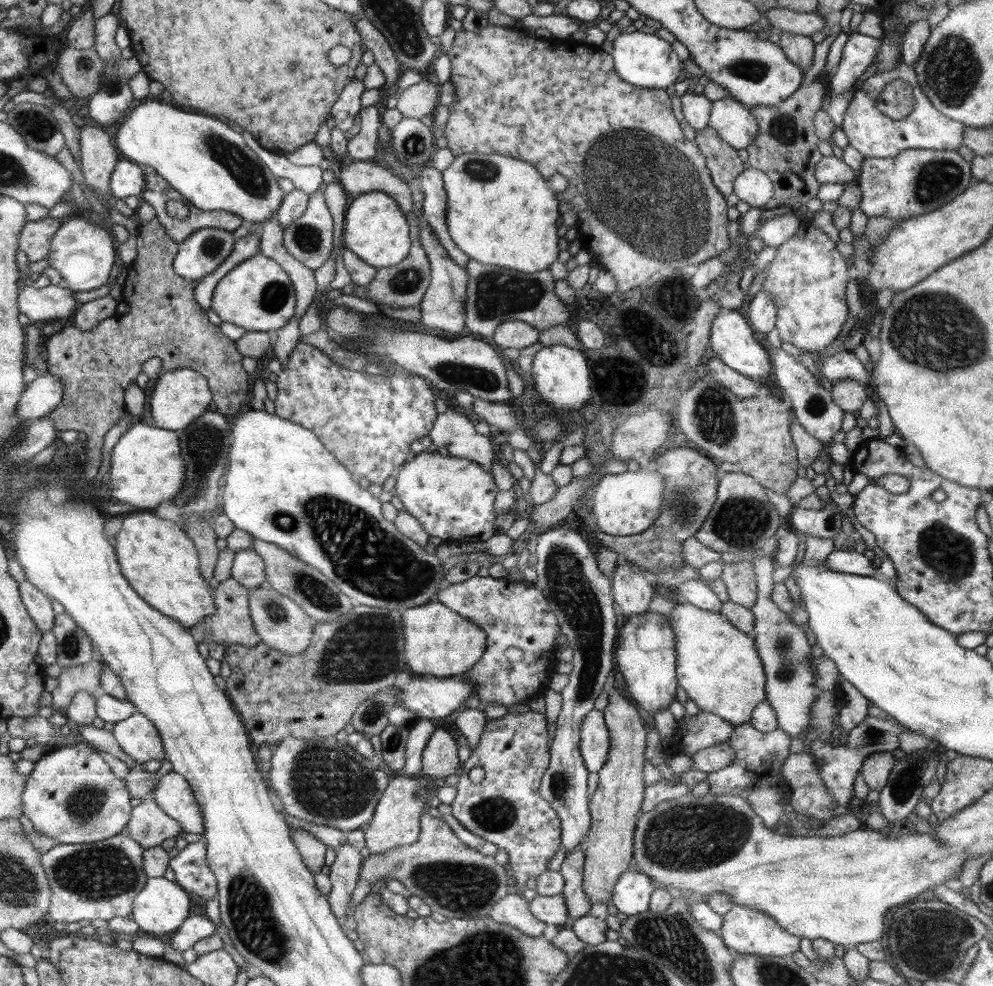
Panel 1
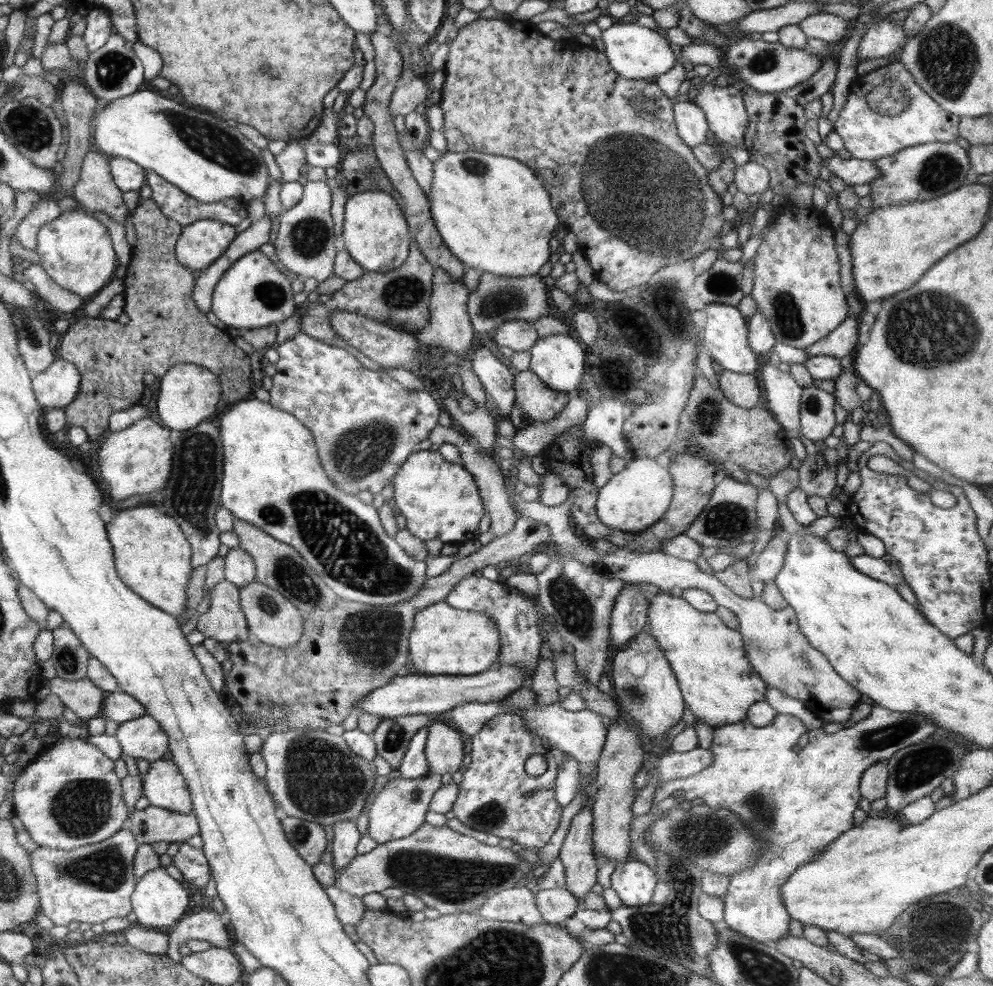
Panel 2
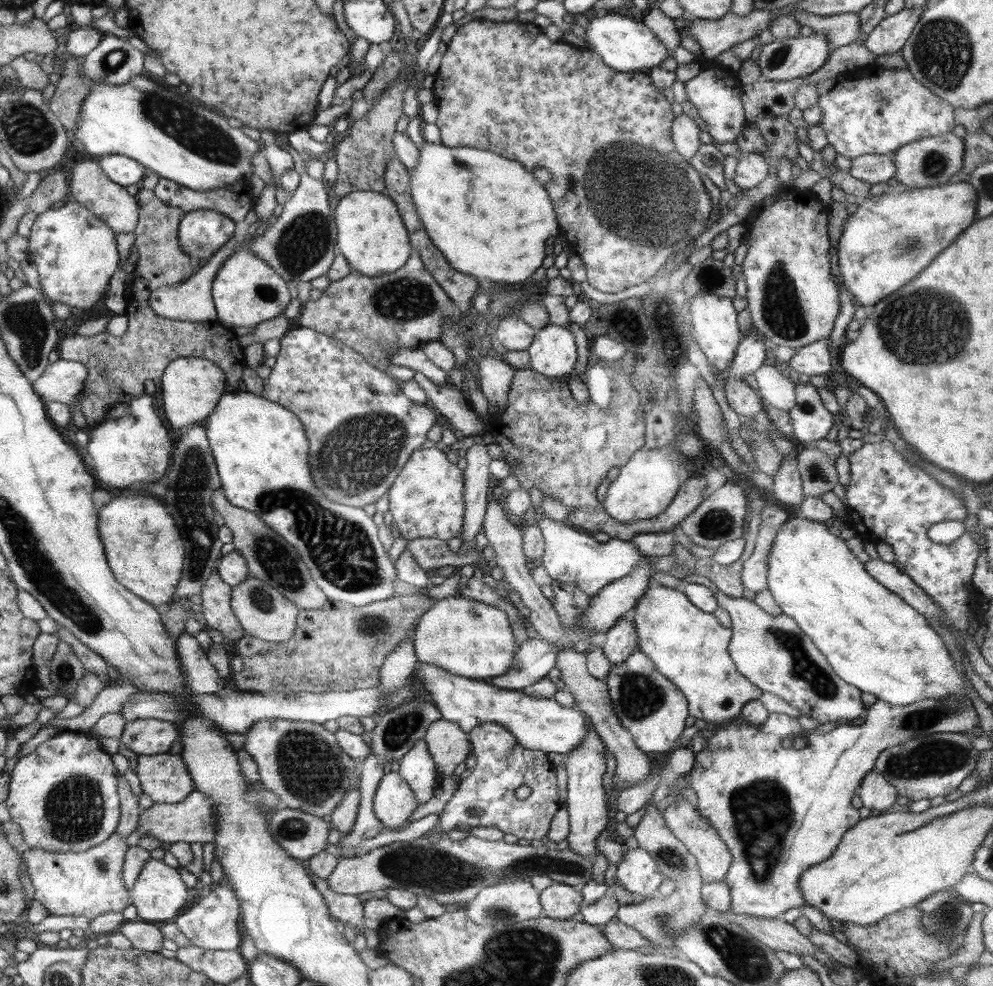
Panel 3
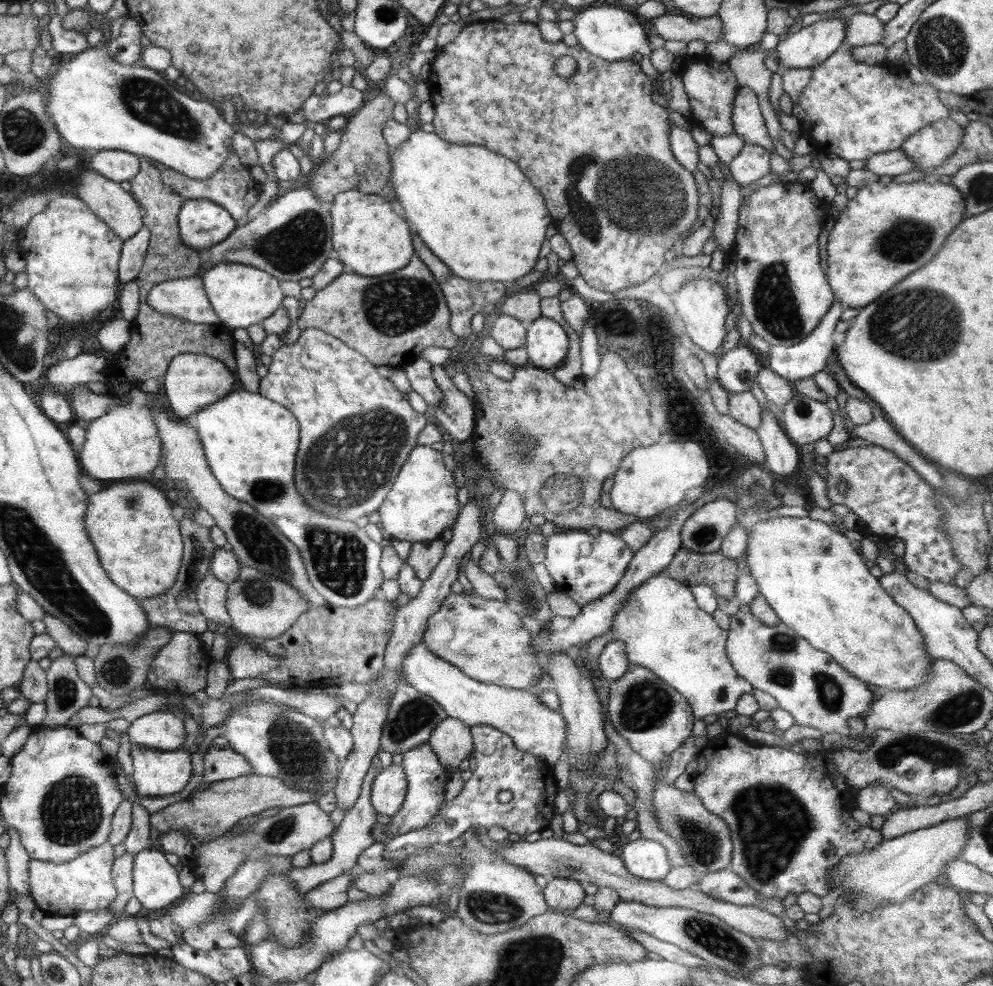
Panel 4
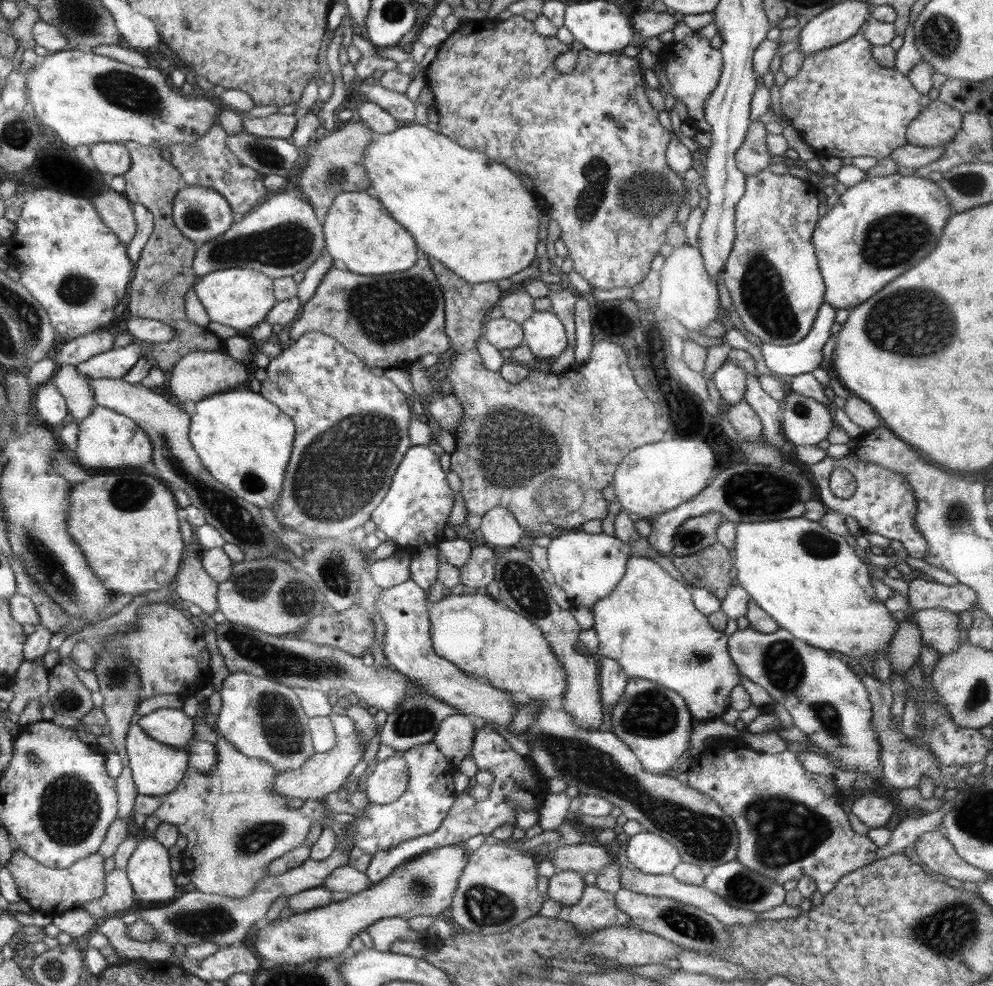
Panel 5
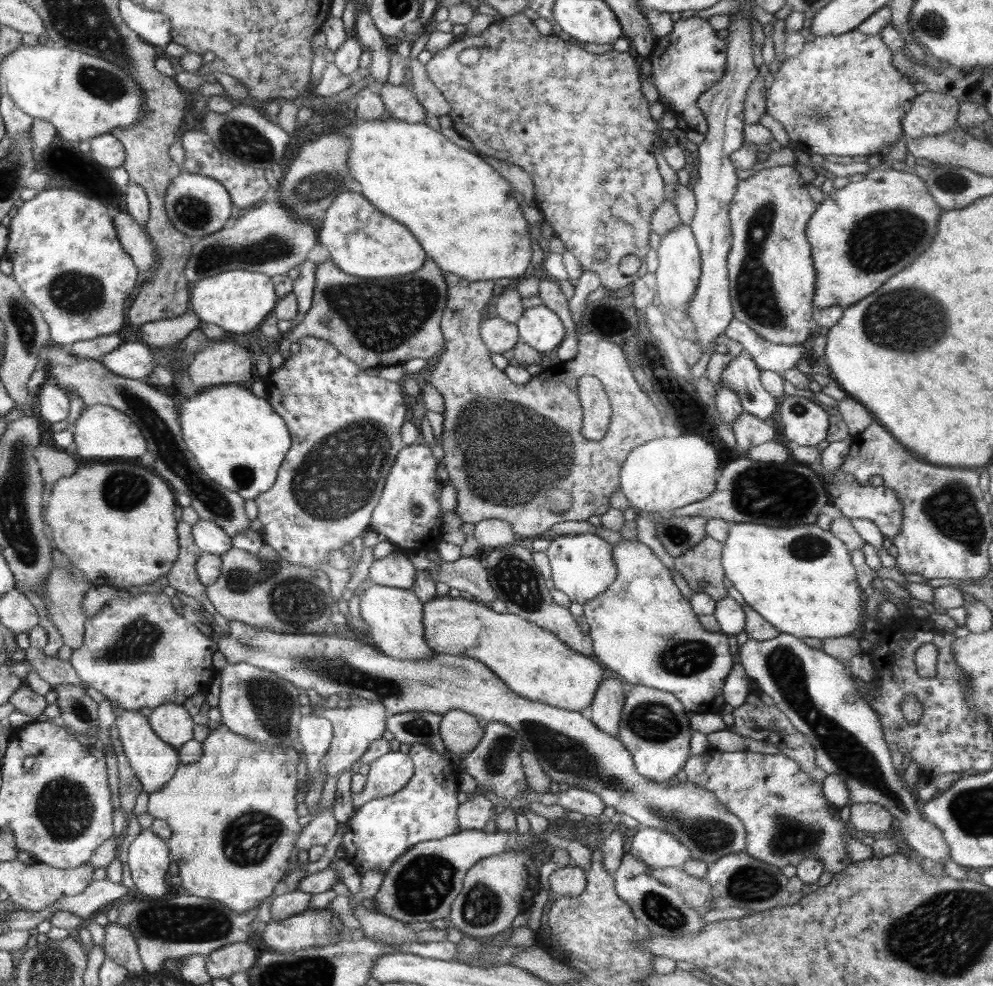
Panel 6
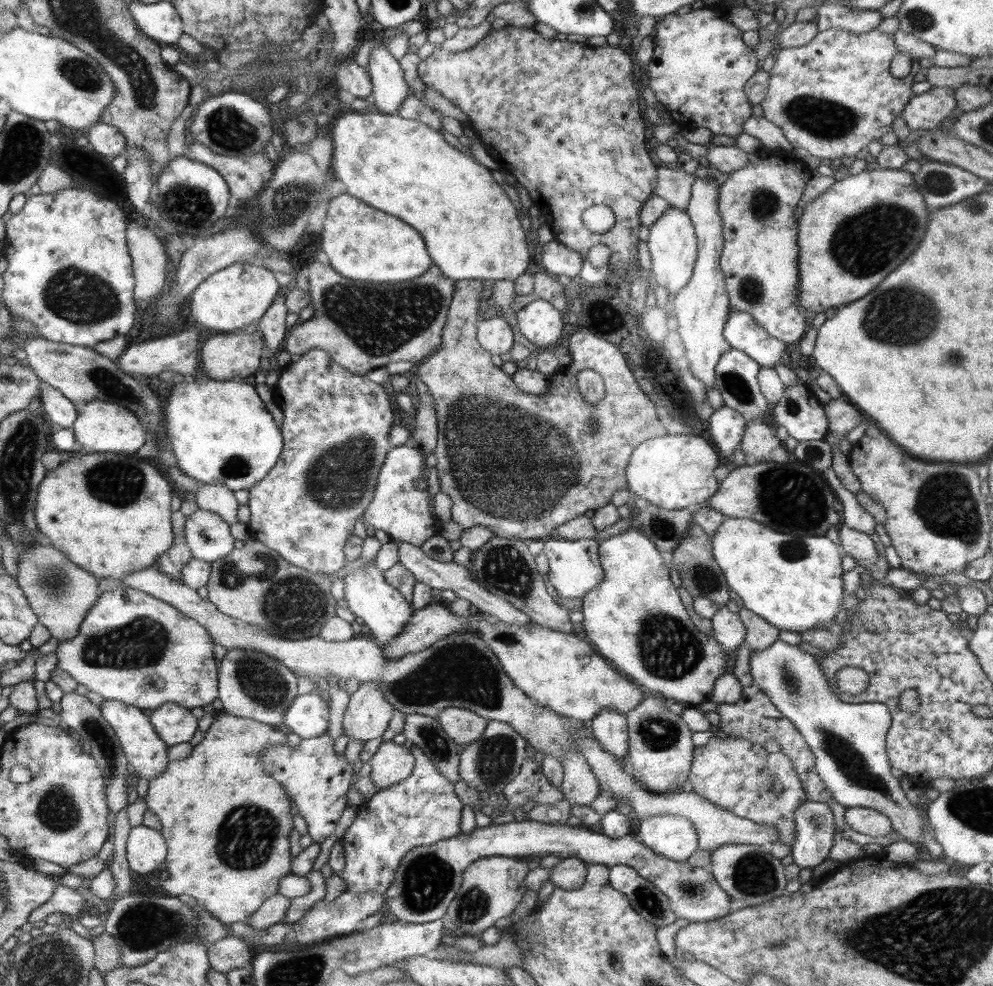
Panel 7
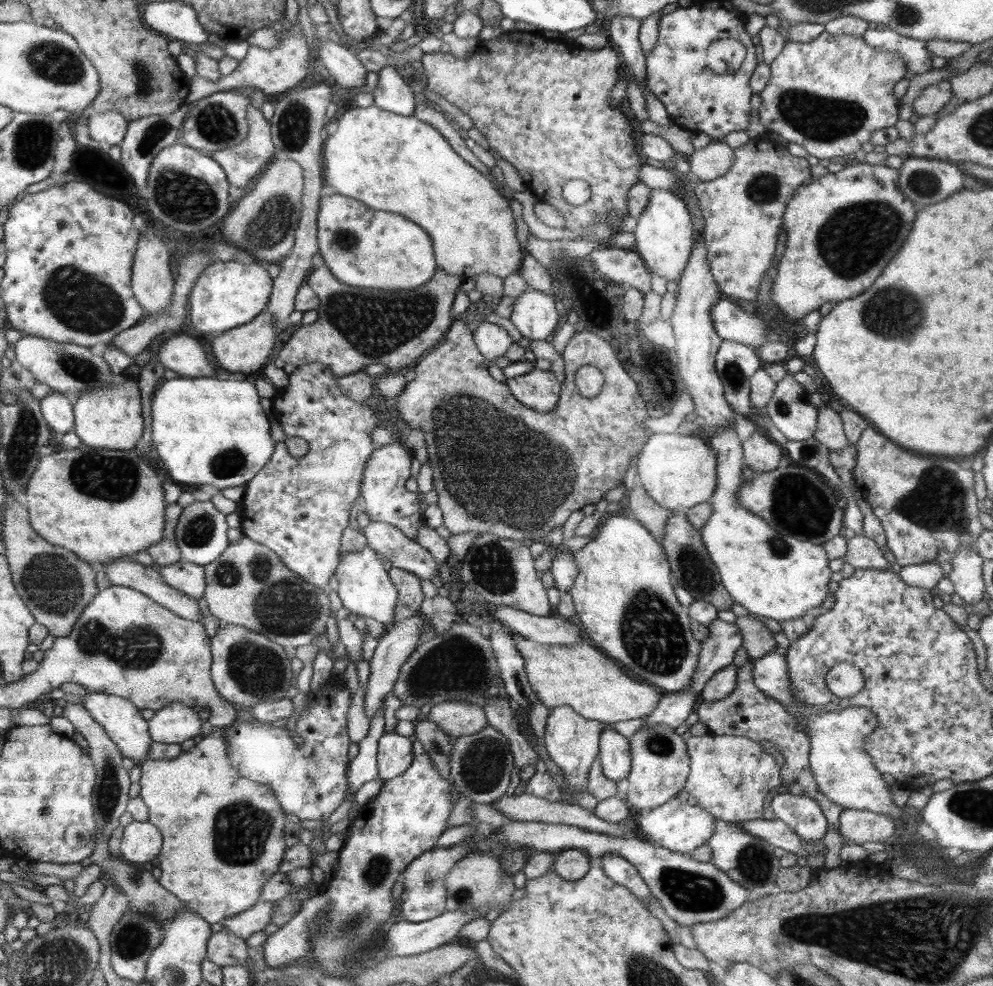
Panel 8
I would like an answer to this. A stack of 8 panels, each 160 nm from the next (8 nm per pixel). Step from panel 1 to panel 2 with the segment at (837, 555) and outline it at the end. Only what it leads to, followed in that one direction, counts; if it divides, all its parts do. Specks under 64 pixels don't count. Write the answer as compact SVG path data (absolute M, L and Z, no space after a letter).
M866 554L852 556L850 560L856 570L867 574L870 578L875 578L877 581L885 582L894 588L899 584L907 584L897 563L893 565L882 558L874 558Z

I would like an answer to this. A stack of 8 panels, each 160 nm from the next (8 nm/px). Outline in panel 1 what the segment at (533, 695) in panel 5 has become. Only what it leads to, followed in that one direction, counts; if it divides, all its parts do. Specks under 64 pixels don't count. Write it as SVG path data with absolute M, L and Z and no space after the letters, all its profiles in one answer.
M432 600L422 606L403 609L400 617L404 626L406 664L415 675L452 677L466 673L485 651L484 631L441 602Z

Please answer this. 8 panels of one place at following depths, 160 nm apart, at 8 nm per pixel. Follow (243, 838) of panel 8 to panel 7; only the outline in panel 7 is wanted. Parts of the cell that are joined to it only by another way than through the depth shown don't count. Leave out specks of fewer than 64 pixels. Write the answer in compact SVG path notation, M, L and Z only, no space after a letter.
M218 712L211 726L204 733L203 740L193 746L192 752L188 758L178 761L169 761L166 770L152 780L148 780L148 792L143 798L147 804L147 810L156 814L162 829L160 830L167 846L167 856L165 864L167 868L168 879L161 881L160 886L168 896L183 899L184 896L196 900L209 913L212 913L217 919L220 919L225 925L234 924L234 922L246 921L253 912L256 912L262 906L262 903L270 896L278 893L278 882L283 876L291 873L292 857L290 853L290 833L293 830L293 816L291 814L291 802L287 797L284 787L275 778L269 777L261 765L261 750L265 746L273 744L283 744L287 742L287 736L284 730L273 728L268 724L258 722L252 718L242 718L232 716L231 714Z

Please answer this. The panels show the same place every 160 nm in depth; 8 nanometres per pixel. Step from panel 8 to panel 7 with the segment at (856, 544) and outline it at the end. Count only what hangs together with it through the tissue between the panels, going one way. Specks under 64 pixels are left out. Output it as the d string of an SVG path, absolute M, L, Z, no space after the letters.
M841 522L838 529L842 554L856 558L857 564L862 565L876 580L884 580L890 566L884 553L881 555L876 549L876 543L870 535L849 528L844 522Z

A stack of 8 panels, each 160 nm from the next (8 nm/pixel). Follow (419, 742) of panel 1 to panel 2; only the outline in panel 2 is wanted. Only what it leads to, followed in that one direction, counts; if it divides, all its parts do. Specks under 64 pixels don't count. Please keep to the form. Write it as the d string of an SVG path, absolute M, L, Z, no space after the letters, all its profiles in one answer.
M428 726L420 727L410 739L398 768L402 777L407 779L420 778L429 773L425 755L428 729Z

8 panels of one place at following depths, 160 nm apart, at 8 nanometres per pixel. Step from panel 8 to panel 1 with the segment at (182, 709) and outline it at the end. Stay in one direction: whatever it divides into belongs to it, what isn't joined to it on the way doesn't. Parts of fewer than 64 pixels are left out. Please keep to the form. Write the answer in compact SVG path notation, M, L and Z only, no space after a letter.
M135 712L132 716L115 722L112 734L120 748L136 763L165 760L163 742L158 729L142 713Z

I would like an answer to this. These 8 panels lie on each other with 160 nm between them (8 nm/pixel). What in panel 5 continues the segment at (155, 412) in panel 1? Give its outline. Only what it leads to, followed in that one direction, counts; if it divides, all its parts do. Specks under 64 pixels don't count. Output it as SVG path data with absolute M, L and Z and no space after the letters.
M196 351L182 356L169 373L170 392L174 402L182 406L186 400L199 402L213 394L235 390L239 384L248 380L248 368L244 362L236 360L224 351Z

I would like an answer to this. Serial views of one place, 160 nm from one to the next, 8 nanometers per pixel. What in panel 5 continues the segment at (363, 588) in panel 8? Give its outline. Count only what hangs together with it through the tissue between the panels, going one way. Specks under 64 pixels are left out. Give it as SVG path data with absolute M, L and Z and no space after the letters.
M410 578L406 582L384 589L380 597L376 598L375 606L374 612L382 614L385 625L383 652L387 659L386 664L405 674L411 682L421 684L425 692L464 716L486 718L489 725L500 724L504 728L511 724L516 710L507 689L497 689L488 682L461 671L453 662L435 653L429 621L429 608L432 603L427 600L423 588Z

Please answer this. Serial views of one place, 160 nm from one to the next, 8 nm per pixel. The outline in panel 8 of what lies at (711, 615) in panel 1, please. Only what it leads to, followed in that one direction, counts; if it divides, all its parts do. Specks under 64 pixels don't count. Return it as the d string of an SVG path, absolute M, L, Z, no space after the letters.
M627 512L606 516L594 540L573 552L579 570L569 590L588 638L633 677L665 694L691 685L701 642L691 631L691 618L674 596L674 578L666 553L638 520Z

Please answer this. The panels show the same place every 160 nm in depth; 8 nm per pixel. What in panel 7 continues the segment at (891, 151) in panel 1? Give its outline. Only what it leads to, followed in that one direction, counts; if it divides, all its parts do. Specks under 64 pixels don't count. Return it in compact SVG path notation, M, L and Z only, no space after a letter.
M879 28L856 34L849 30L828 29L818 34L806 45L780 49L769 72L769 87L761 102L764 116L780 127L794 148L804 148L812 156L829 163L834 158L856 156L872 140L892 130L893 122L901 116L907 102L914 95L911 89L914 76L922 70L918 58L912 58L912 72L896 78L890 72L890 60L898 54L893 35Z

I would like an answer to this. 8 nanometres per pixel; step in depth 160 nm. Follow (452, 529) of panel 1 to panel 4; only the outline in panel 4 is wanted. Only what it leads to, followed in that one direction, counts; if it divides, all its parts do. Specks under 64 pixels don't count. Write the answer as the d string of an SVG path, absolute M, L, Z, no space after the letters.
M416 445L409 454L408 460L402 465L400 472L388 492L386 499L378 508L382 524L380 528L390 534L391 539L407 540L408 542L424 542L441 538L446 528L453 526L459 515L458 496L454 472L450 472L443 463L441 451L426 445Z

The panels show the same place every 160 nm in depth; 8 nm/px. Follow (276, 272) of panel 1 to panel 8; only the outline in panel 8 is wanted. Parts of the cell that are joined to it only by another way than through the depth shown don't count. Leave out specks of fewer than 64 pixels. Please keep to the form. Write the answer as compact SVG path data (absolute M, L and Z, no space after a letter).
M216 260L202 271L192 287L189 296L190 322L195 330L215 334L242 326L266 308L272 285L273 278L270 278L263 263L243 265L236 260Z

